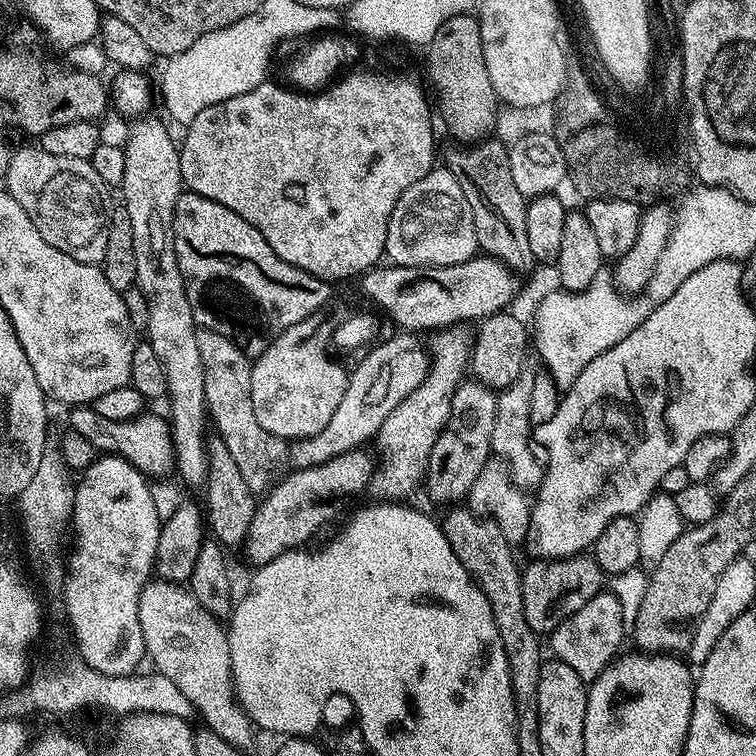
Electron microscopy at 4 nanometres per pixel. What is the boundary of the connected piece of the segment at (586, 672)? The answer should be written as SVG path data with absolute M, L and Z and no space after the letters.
M602 590L590 602L586 602L574 615L568 617L548 636L555 659L566 662L577 671L578 676L591 682L600 676L602 670L615 659L619 646L626 633L620 602L616 595Z

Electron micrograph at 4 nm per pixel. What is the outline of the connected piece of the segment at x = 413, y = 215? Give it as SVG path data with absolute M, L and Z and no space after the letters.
M443 166L433 167L414 186L410 186L398 198L394 210L390 214L390 222L386 230L386 246L384 256L397 268L441 268L442 266L454 266L458 262L466 262L477 255L476 227L472 217L472 207L462 194L462 186L458 186L458 178L450 174Z

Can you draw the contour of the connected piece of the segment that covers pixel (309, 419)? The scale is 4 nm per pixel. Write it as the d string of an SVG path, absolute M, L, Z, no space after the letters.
M315 312L310 318L302 318L302 322L294 322L290 330L282 330L252 365L250 398L254 402L254 418L258 418L262 430L285 442L320 433L334 410L338 410L342 394L346 394L350 372L328 357L334 324L328 321L326 313Z

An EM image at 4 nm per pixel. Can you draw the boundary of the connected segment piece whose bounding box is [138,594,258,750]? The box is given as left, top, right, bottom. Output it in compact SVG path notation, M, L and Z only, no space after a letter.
M140 594L138 618L150 664L152 660L151 667L170 678L182 690L195 708L195 713L204 719L201 721L207 727L214 730L214 734L218 734L218 738L226 738L230 746L247 750L258 732L237 700L236 689L232 687L230 642L225 625L217 617L211 616L200 605L198 598L176 600L174 594L158 594L154 600L152 596Z

